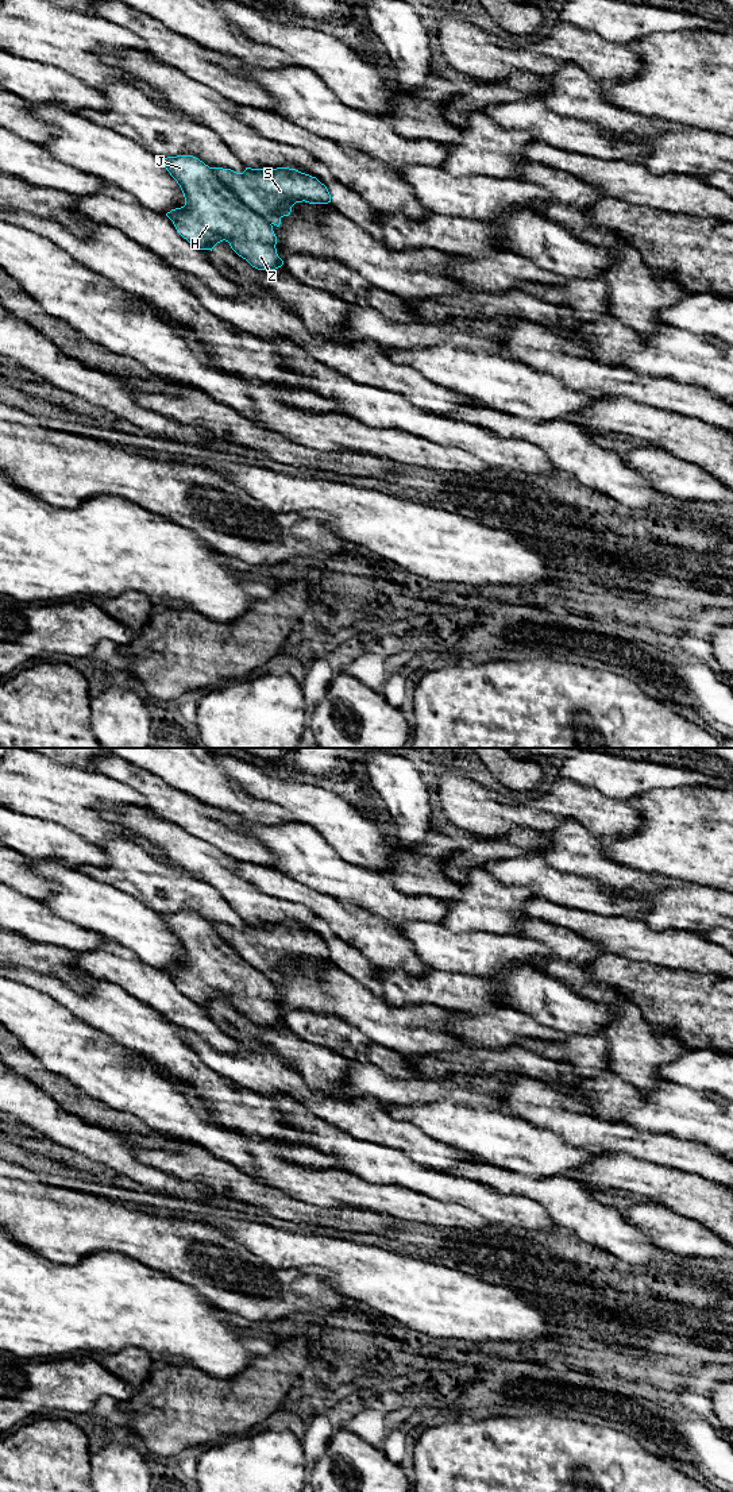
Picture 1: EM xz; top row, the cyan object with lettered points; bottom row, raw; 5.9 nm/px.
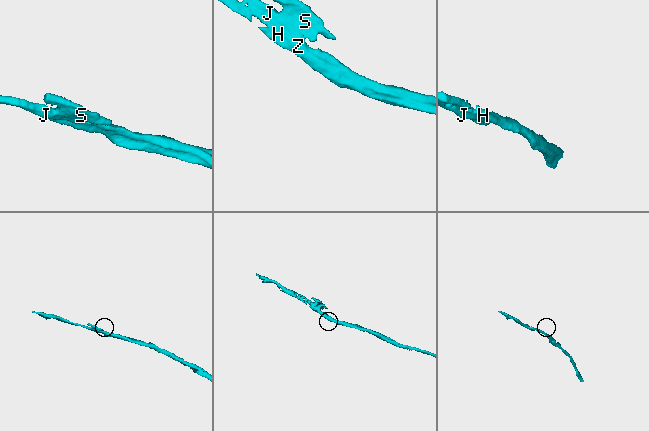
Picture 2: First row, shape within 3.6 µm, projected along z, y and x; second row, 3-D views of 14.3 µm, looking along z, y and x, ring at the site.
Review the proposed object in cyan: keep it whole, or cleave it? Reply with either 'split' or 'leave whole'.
split

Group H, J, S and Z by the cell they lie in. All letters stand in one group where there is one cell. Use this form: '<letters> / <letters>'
H J Z / S

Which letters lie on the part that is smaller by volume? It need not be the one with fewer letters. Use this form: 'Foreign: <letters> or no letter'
Foreign: S

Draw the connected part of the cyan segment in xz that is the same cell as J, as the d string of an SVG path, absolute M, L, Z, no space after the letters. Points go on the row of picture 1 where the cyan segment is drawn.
M193 155L159 159L177 181L185 197L184 207L166 213L184 239L200 250L211 251L217 243L225 240L239 257L258 270L275 270L283 265L283 261L277 254L277 236L271 223L247 208L208 165Z

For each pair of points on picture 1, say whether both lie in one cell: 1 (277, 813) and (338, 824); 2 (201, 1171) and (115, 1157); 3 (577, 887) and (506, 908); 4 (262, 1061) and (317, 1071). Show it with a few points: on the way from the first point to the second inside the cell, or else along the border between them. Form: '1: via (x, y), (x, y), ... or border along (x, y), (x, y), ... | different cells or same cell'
1: border along (265, 801), (286, 809), (297, 820) | different cells
2: border along (119, 1138), (137, 1159), (170, 1174) | different cells
3: border along (505, 883), (525, 886), (537, 897) | different cells
4: border along (277, 1053), (312, 1090) | different cells

